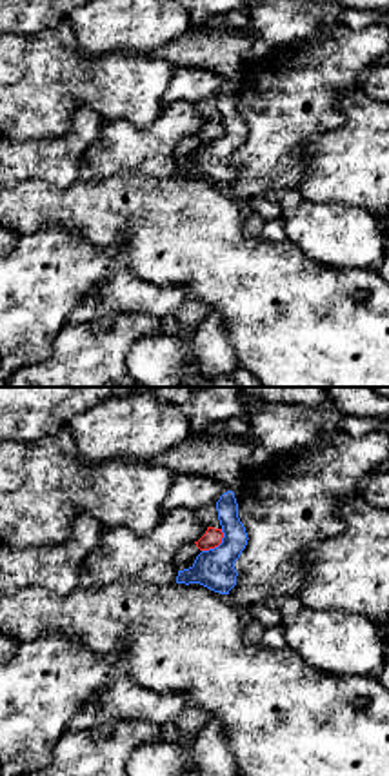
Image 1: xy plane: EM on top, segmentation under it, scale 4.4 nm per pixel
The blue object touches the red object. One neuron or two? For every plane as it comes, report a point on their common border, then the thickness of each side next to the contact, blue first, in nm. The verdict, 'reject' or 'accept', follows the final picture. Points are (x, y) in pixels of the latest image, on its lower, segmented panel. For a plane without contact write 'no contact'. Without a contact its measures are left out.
meets blue at (219, 546); 180 nm thick on the blue side, 80 nm on the other

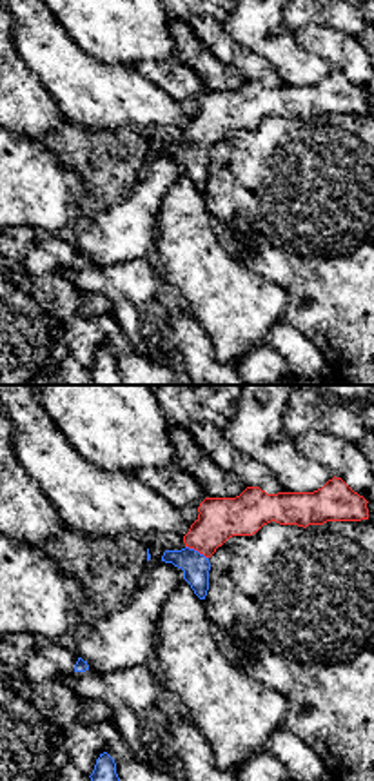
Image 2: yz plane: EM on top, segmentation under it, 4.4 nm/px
meets blue at (196, 551); 120 nm thick on the blue side, 190 nm on the other

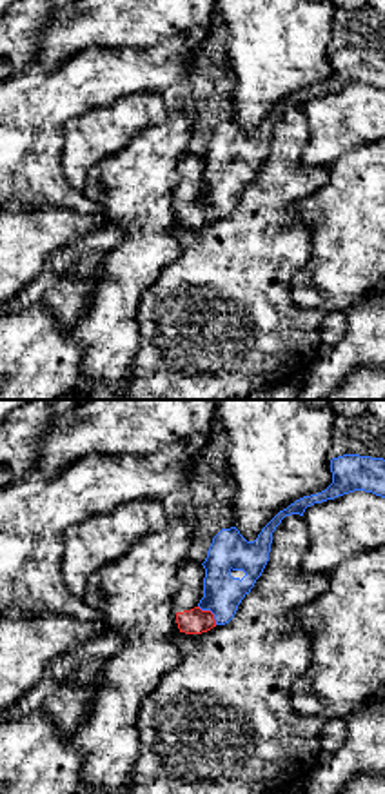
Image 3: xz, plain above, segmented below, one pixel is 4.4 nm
meets blue at (211, 611); 170 nm thick on the blue side, 110 nm on the other

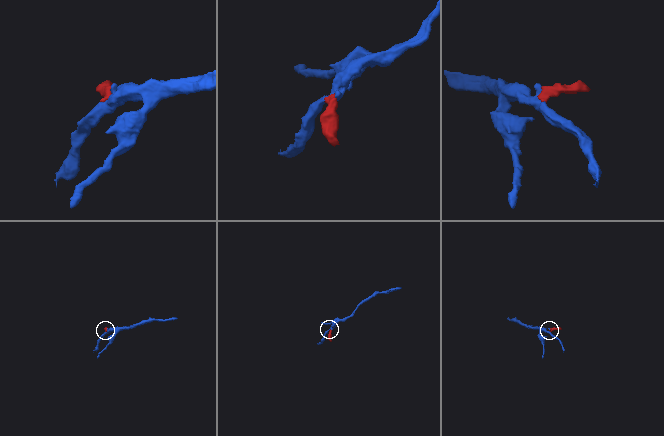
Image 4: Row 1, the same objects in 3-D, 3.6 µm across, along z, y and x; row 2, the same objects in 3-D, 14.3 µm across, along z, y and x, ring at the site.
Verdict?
reject

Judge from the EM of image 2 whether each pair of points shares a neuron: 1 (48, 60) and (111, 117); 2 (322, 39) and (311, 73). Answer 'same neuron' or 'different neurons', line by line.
1: same neuron
2: different neurons

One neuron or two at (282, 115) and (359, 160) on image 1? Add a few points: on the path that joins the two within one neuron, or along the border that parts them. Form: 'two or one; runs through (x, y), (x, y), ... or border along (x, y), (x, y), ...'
two; border along (337, 99), (342, 122), (306, 149), (302, 177)

